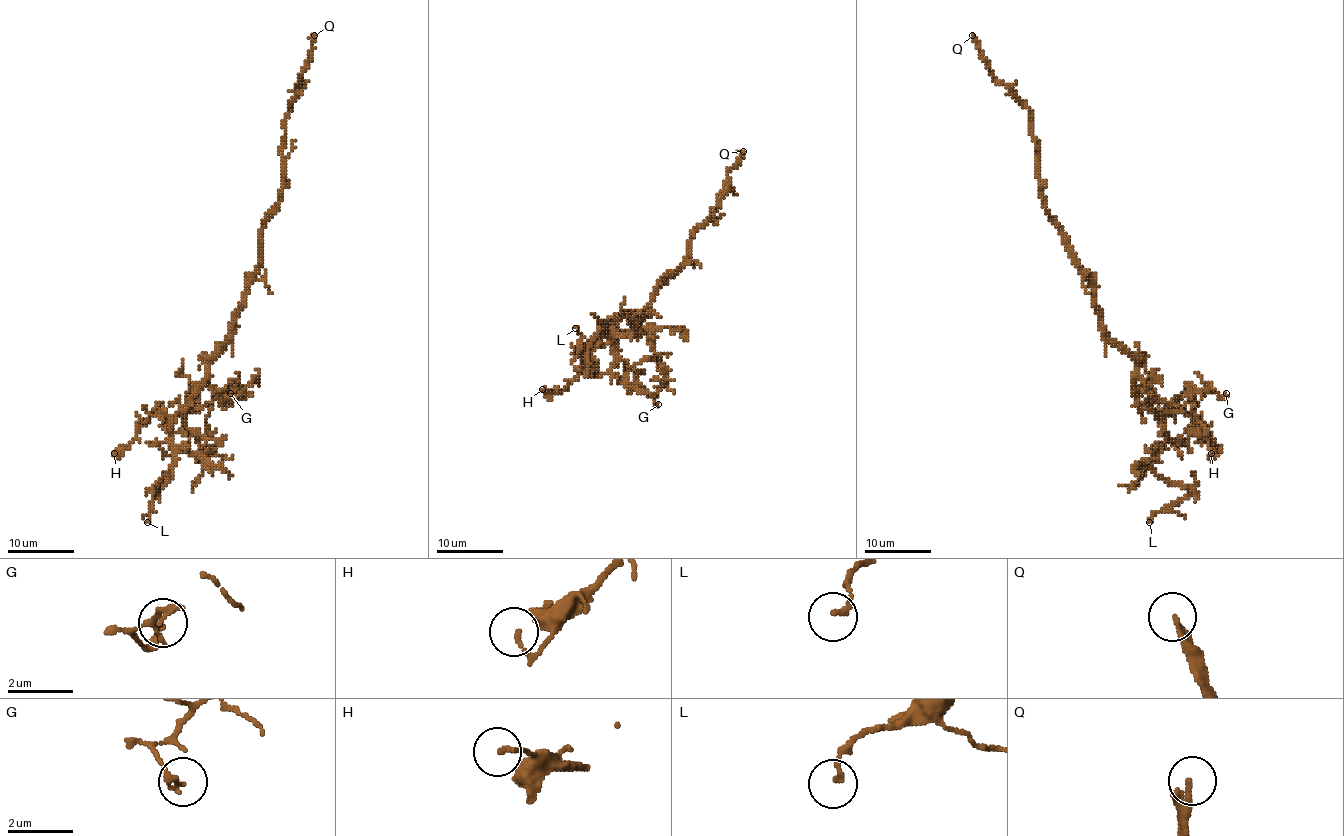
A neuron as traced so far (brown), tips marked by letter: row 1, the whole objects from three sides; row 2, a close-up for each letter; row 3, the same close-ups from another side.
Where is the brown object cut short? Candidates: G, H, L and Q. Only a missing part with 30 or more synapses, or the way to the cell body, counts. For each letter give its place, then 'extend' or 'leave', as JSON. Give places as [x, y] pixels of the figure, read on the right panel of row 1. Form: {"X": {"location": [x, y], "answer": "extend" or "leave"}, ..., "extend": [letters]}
{"G": {"location": [1226, 393], "answer": "leave"}, "H": {"location": [1211, 453], "answer": "leave"}, "L": {"location": [1149, 522], "answer": "leave"}, "Q": {"location": [972, 35], "answer": "extend"}, "extend": ["Q"]}

